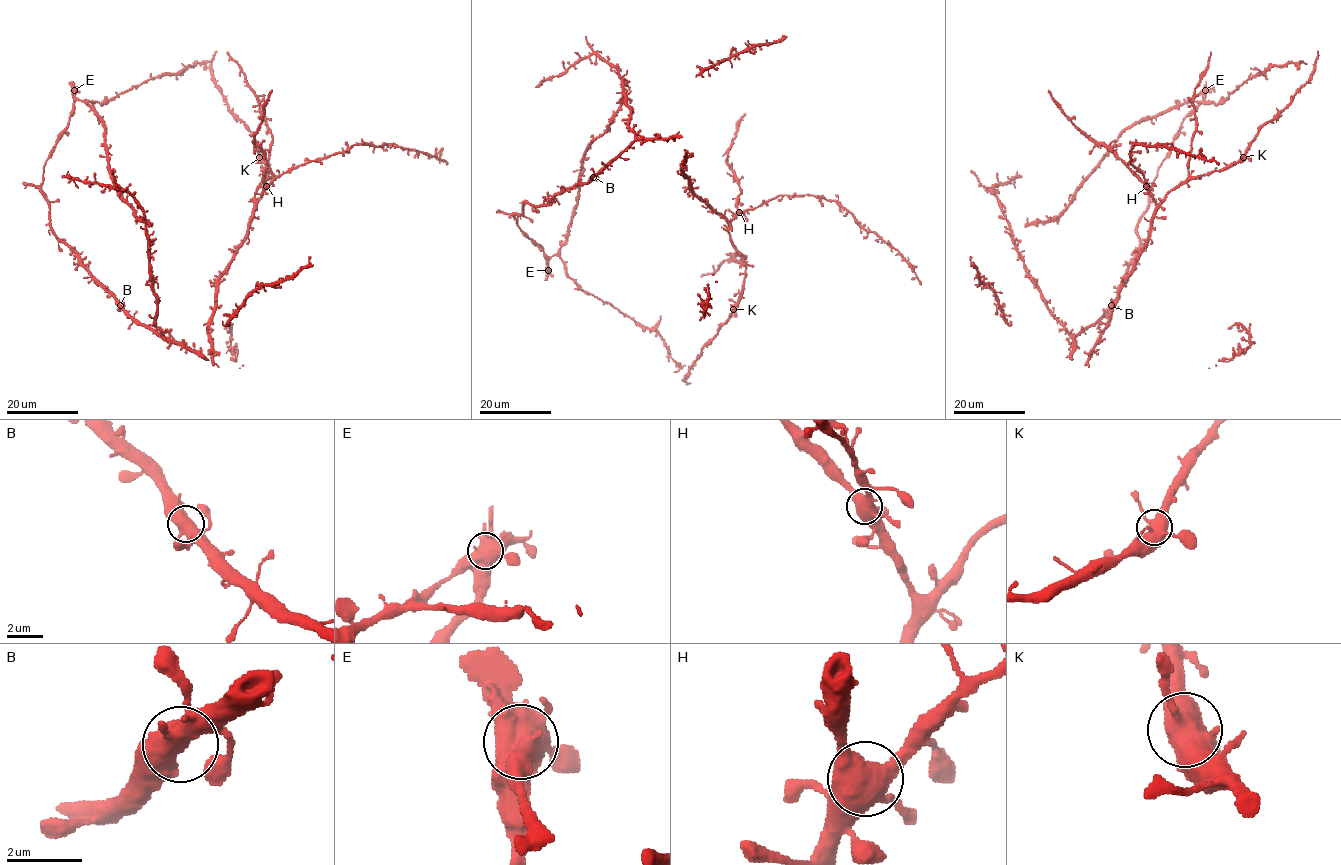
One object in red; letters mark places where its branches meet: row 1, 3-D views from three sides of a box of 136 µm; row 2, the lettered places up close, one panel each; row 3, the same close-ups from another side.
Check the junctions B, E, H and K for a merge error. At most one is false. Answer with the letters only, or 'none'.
E

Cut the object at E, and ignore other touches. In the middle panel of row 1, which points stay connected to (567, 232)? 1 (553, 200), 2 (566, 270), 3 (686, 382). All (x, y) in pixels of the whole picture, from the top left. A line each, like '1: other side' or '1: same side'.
1: other side
2: same side
3: other side

